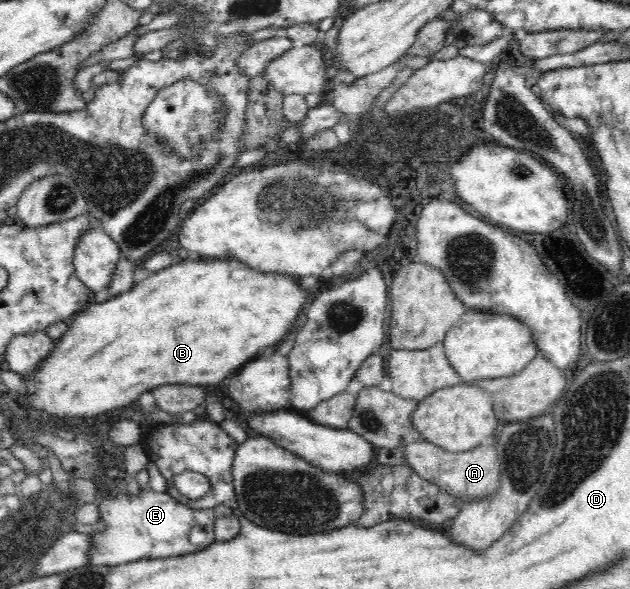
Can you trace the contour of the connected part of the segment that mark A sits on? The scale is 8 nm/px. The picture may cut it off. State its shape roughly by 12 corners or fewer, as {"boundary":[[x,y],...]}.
{"boundary":[[494,445],[449,453],[403,447],[408,466],[443,491],[481,499],[500,486]]}

